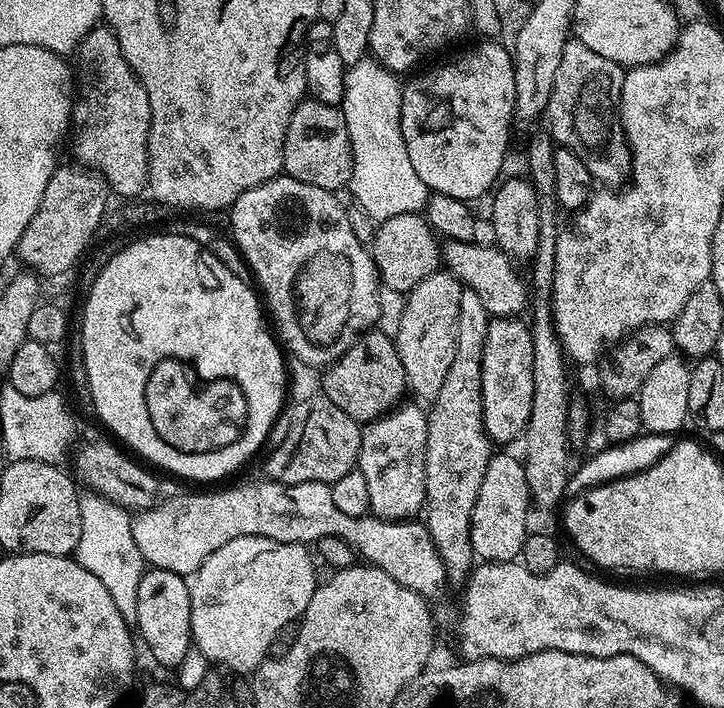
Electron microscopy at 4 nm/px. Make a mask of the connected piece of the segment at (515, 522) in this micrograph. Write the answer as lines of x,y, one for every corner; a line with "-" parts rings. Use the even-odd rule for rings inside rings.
503,450
497,451
486,466
486,478
482,478
482,490
478,490
478,502
474,502
474,514
470,522
473,553
481,561
493,564
515,561
521,555
524,540
529,535
526,526
529,509
523,463
508,457

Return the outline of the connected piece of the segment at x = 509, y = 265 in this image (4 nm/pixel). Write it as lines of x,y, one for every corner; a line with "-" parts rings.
448,240
442,248
442,264
447,271
451,272
461,285
470,290
474,290
474,294
478,294
478,298
482,298
482,306
486,306
489,317
497,316
514,316
519,317
529,307
530,288
526,283
525,277
516,273
517,265
512,257
507,256
505,252
501,252
495,246
480,244
481,242
469,242
467,240

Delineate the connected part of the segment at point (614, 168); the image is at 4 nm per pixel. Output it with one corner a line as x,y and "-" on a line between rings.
570,38
563,47
561,65
554,74
554,87
547,104
545,119
548,120
548,133
559,146
568,148
585,163
595,181
599,180
606,188
618,188
627,183
631,177
632,152
630,142
625,138
621,125
619,102
625,69
608,58
595,54
585,43

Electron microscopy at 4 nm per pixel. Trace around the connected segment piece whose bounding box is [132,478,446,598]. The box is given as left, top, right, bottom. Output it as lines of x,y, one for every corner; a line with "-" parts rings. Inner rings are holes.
267,478
252,480
249,484
240,484
237,488
224,488
221,492
192,492
189,496
172,496
169,500
158,502
150,508
137,511
132,516
134,540
138,542
138,550
142,550
145,565
170,570
174,574
188,578
199,570
202,562
214,554
214,550
222,550
226,542
234,542
234,538
243,536
261,536
274,542
290,542
291,544
311,545
327,536
342,538
352,547
353,553
360,556
361,561
371,567
382,570
394,578
402,586
414,590
425,598
433,598
446,585
446,573
434,542
430,538
423,523
411,520
383,520
374,515
351,516
342,514
338,506
334,506
334,498
330,498
329,485
322,482
302,482
301,484
283,484

